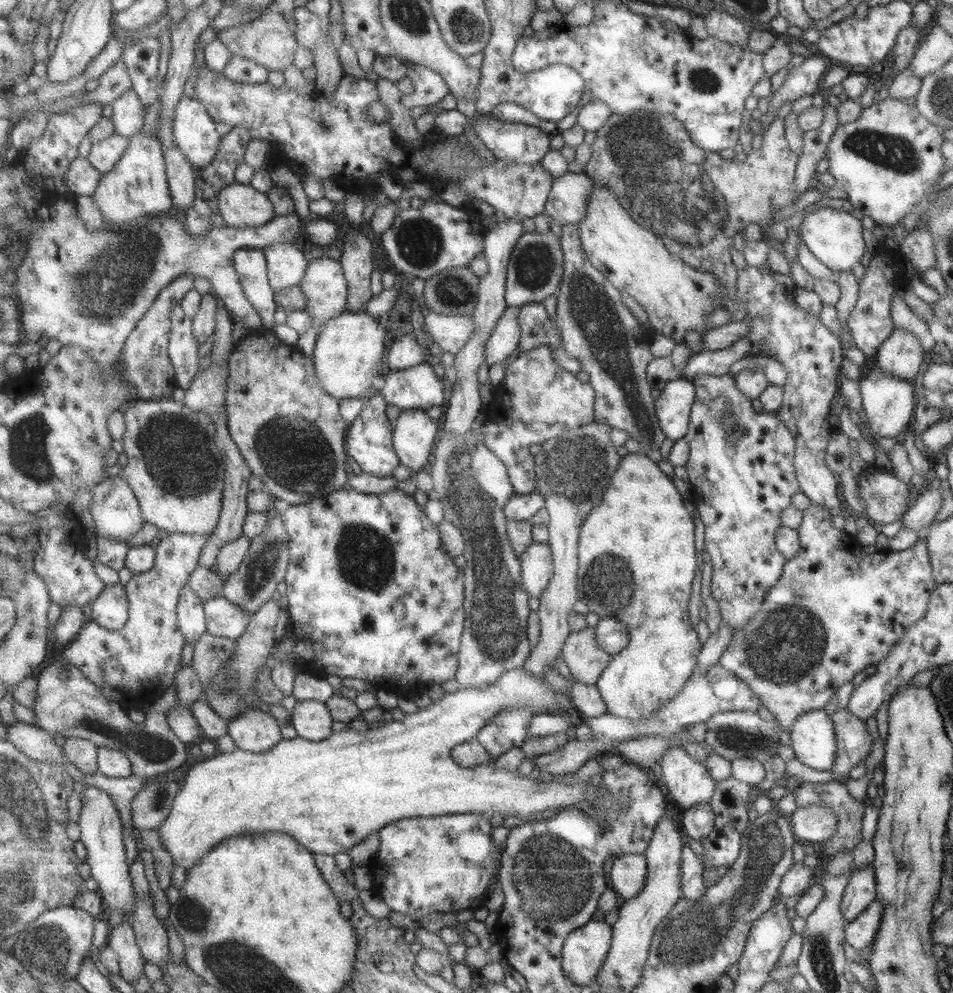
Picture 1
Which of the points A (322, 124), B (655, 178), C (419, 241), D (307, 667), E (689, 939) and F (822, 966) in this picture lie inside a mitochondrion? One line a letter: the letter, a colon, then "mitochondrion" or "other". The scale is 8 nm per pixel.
A: mitochondrion
B: mitochondrion
C: mitochondrion
D: other
E: mitochondrion
F: mitochondrion

